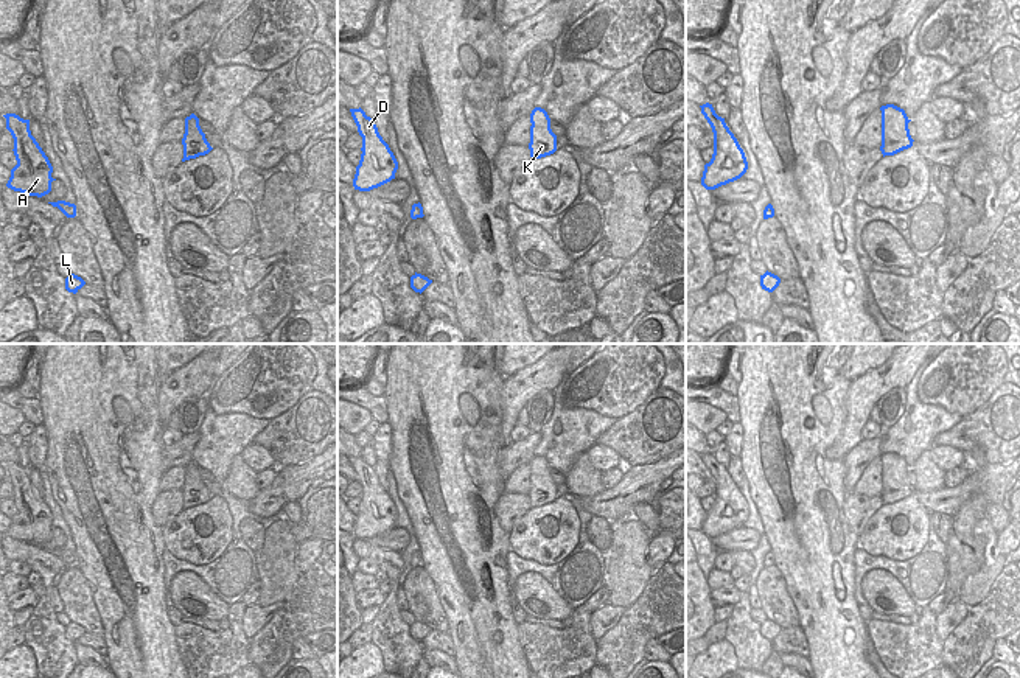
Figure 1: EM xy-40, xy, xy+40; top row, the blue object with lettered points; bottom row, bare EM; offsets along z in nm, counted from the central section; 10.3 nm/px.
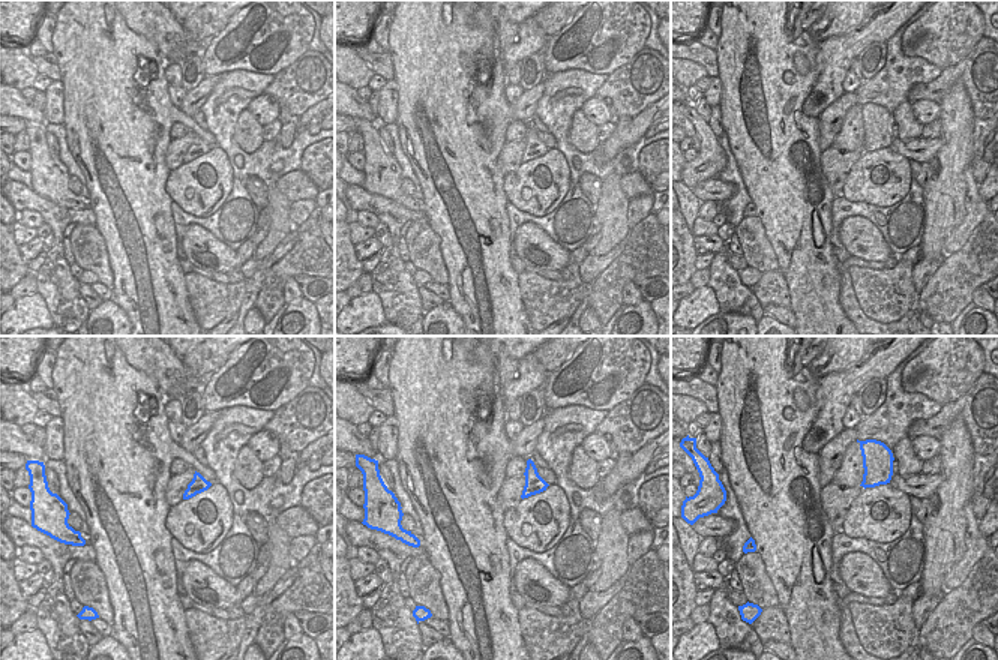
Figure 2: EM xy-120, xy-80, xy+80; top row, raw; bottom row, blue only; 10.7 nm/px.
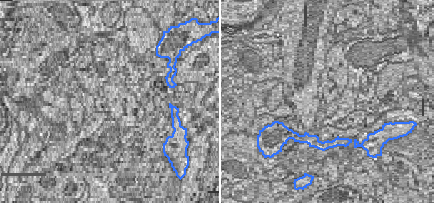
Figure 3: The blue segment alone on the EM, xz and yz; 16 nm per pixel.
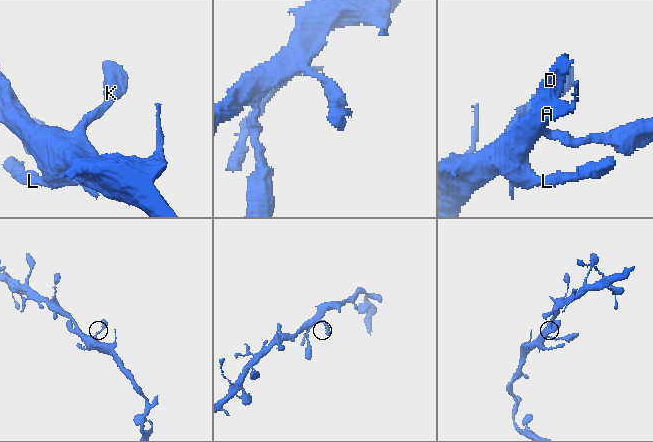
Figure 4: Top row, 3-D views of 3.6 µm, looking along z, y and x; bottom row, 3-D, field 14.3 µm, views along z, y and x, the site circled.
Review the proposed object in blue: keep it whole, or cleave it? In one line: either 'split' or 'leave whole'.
leave whole

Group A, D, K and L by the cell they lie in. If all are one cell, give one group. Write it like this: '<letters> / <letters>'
A D K L

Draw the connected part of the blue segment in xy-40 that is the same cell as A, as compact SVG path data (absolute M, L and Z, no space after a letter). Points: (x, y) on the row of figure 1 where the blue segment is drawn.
M16 114L3 115L6 118L6 129L14 138L14 156L17 165L11 170L8 188L30 196L42 197L51 191L53 166L31 135L30 120L23 120Z

